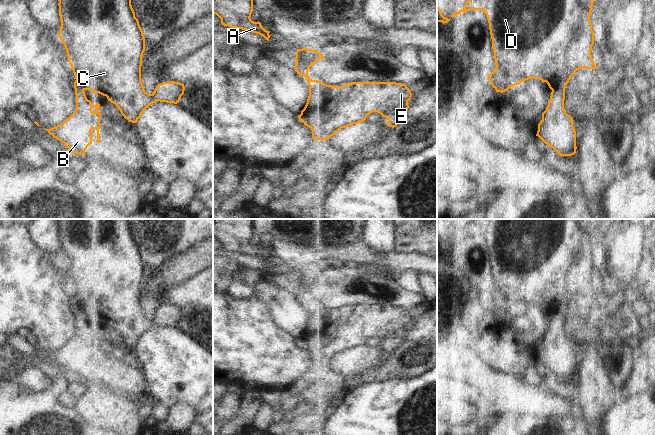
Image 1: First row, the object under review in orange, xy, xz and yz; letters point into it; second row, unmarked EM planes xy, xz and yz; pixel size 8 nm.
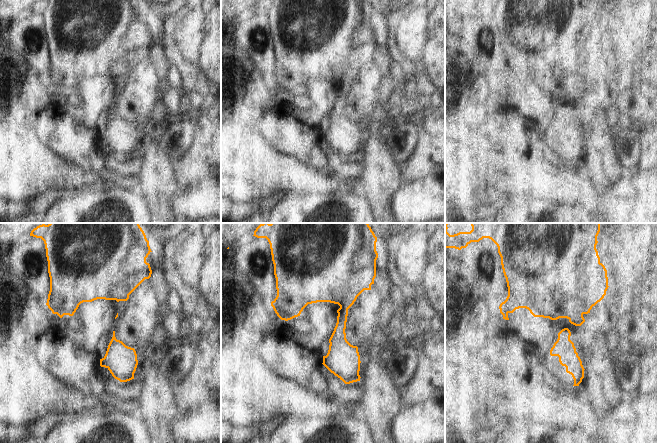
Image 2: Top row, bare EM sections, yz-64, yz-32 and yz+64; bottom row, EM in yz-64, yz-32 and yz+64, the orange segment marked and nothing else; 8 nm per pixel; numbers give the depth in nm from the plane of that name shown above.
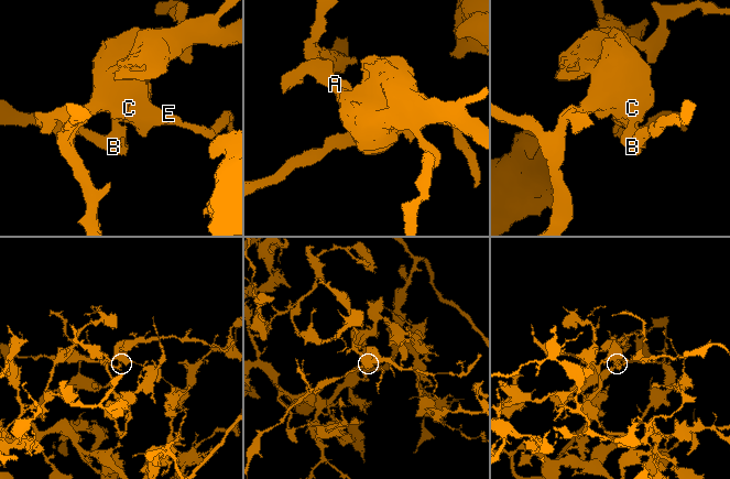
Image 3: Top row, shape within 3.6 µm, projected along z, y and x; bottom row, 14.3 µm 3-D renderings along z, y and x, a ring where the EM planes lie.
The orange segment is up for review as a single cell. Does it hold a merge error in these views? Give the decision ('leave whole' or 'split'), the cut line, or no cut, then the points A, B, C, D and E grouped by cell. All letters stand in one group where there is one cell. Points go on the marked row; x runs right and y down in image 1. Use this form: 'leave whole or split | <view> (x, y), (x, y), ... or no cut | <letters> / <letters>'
split | yz (565, 87), (560, 84), (552, 90) | A C D E / B

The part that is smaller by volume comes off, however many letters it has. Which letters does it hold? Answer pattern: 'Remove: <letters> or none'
Remove: B

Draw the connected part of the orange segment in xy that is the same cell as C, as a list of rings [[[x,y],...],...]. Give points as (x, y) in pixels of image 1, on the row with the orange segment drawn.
[[[58,0],[61,27],[58,33],[63,42],[68,62],[75,79],[84,90],[106,96],[115,104],[129,122],[137,123],[146,108],[156,101],[177,104],[184,94],[184,84],[175,81],[158,84],[152,94],[148,94],[141,81],[142,56],[145,51],[145,38],[131,5],[131,0]]]

